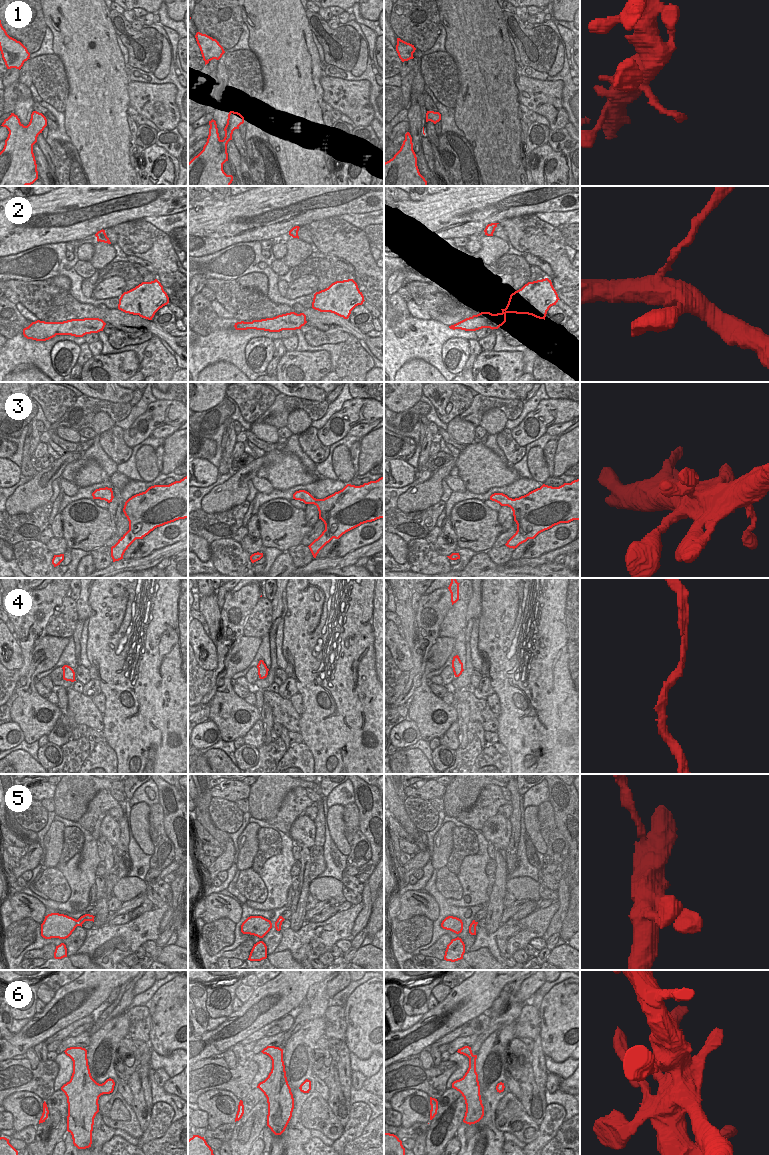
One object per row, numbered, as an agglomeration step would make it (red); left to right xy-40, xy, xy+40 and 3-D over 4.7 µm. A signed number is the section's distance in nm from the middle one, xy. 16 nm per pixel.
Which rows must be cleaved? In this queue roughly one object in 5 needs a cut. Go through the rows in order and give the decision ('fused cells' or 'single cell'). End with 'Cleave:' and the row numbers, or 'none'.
1: single cell
2: fused cells
3: single cell
4: single cell
5: single cell
6: single cell
Cleave: 2

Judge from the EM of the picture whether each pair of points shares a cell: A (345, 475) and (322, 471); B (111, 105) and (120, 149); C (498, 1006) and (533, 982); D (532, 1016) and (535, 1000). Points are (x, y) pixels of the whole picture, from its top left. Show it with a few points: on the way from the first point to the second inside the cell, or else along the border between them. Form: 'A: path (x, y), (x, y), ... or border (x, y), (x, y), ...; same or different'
A: border (334, 449), (332, 469), (338, 478); different
B: path (113, 116), (113, 138); same
C: path (507, 999), (517, 998), (524, 991); same
D: border (524, 1004), (532, 1004), (538, 1009); different

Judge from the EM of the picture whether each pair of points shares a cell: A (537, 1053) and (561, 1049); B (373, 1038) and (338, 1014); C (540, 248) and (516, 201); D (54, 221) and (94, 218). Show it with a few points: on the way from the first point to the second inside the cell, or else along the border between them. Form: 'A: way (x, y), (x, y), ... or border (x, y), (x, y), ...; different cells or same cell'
A: border (539, 1034), (541, 1049), (545, 1055); different cells
B: border (343, 1006), (346, 1022), (345, 1040); different cells
C: border (534, 213), (509, 217), (500, 221); different cells
D: way (64, 218), (84, 218); same cell

